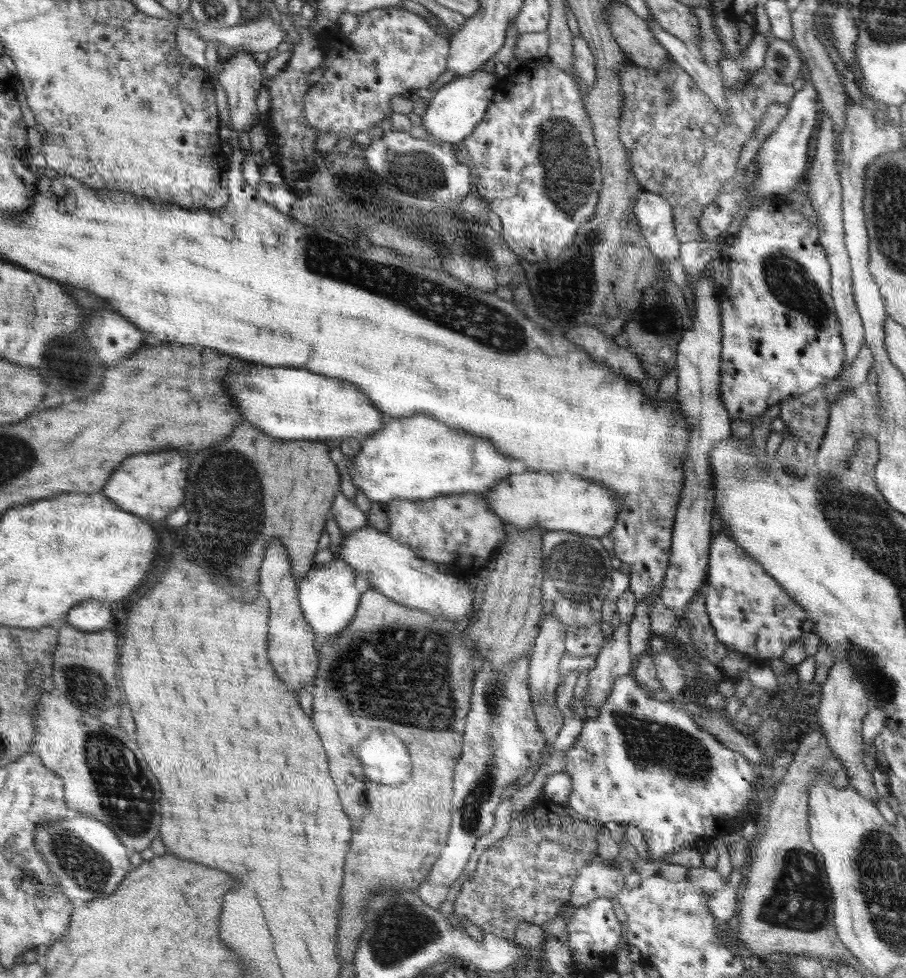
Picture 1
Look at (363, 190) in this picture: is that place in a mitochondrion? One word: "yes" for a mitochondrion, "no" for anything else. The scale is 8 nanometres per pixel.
yes

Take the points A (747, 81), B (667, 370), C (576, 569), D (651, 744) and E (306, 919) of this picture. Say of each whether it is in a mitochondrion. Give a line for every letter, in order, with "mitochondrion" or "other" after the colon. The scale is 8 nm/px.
A: other
B: other
C: mitochondrion
D: mitochondrion
E: other

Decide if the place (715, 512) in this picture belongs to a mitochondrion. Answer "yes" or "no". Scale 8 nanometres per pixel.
no

